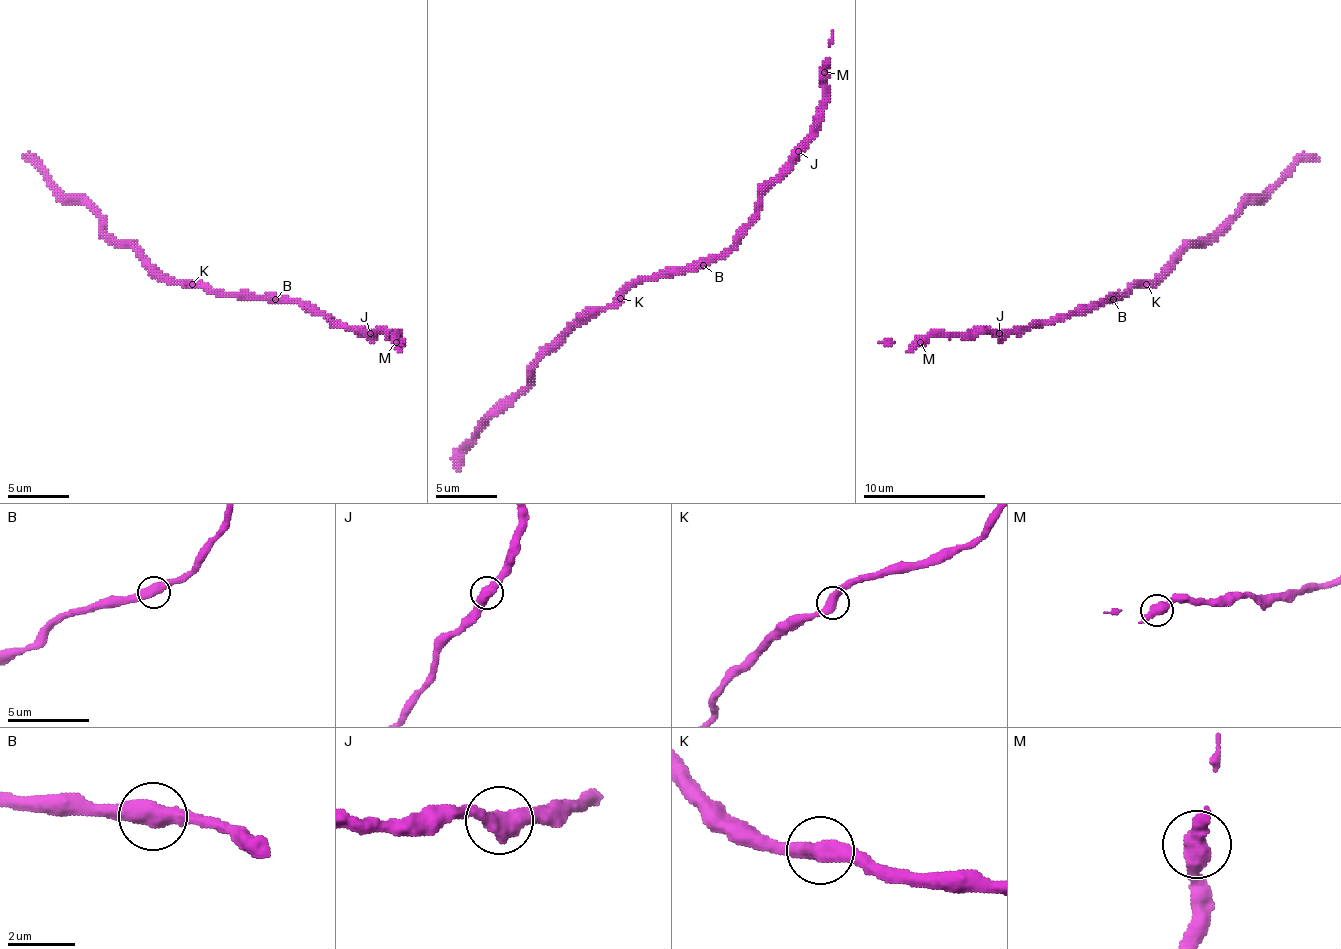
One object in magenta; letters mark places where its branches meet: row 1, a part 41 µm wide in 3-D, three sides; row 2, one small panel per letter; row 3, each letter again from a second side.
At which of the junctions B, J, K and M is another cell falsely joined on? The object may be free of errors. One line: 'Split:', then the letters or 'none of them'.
Split: none of them

